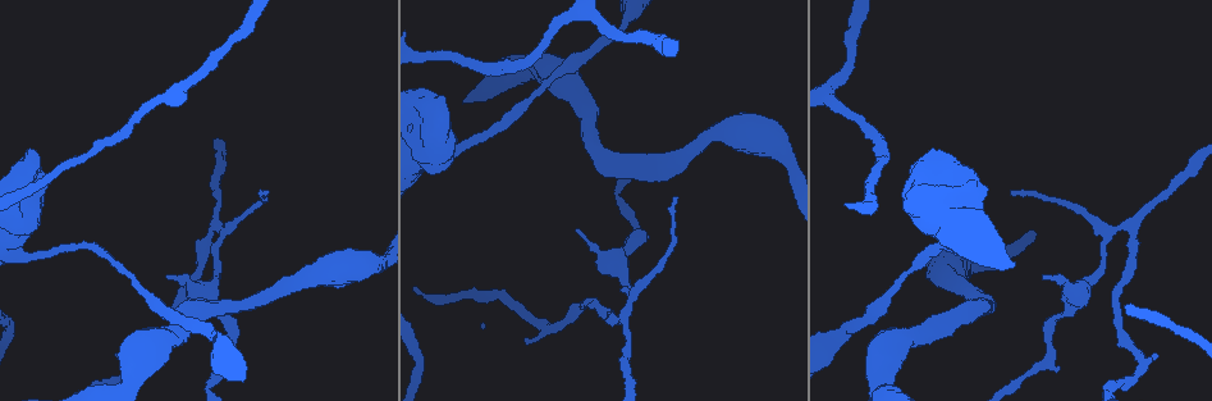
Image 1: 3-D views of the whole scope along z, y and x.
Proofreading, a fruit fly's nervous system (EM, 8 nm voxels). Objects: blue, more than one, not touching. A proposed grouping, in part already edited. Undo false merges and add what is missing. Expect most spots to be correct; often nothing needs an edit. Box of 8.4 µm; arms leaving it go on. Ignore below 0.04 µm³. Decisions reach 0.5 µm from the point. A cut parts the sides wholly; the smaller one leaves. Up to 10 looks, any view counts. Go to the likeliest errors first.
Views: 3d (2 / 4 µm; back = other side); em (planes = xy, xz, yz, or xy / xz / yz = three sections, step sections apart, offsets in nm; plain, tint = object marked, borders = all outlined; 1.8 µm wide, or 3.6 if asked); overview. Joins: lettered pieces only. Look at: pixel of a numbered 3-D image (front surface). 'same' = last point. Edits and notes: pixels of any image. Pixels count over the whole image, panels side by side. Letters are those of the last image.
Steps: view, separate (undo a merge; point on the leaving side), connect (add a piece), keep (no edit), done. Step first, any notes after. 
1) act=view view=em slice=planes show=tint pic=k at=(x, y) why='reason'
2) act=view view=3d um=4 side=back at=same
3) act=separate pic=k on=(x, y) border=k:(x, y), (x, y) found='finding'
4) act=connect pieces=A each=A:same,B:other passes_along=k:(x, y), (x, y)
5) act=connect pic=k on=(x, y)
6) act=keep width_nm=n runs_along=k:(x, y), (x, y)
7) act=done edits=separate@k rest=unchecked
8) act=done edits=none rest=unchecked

act=view view=3d um=2 pic=1 at=(1050, 361)

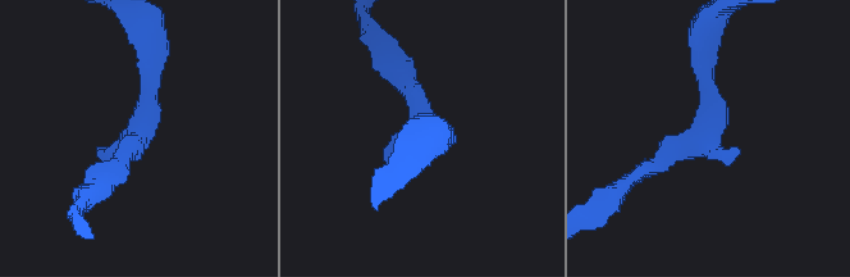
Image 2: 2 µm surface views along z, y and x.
act=view view=em slice=planes show=plain pic=2 at=(140, 126) why='shape alone is not enough'

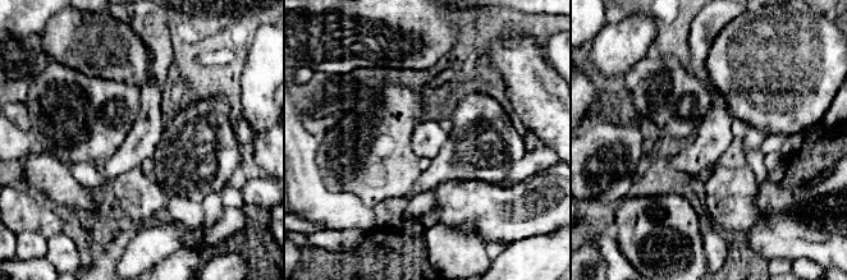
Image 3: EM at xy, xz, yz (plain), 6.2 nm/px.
act=view view=em slice=planes show=borders at=same why='see the neighbours'

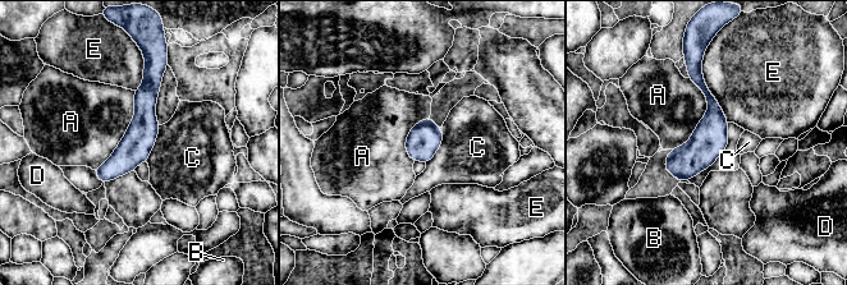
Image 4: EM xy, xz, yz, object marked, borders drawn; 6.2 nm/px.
act=keep each=A:other,B:other,C:other,D:other,E:other found='continuous, no second cell'

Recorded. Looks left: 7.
act=view view=3d um=2 pic=1 at=(115, 352) why='free end'

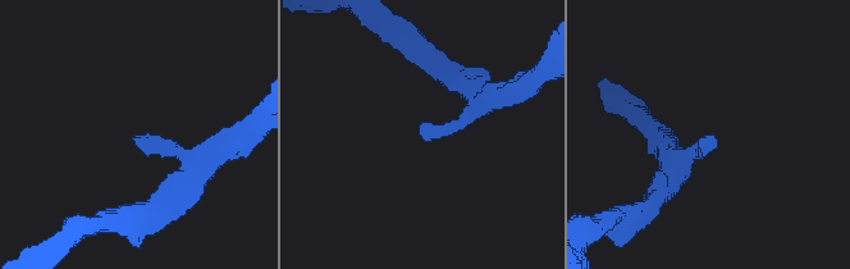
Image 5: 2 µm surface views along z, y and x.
act=view view=em slice=planes show=plain pic=5 at=(426, 137) why='now the EM'

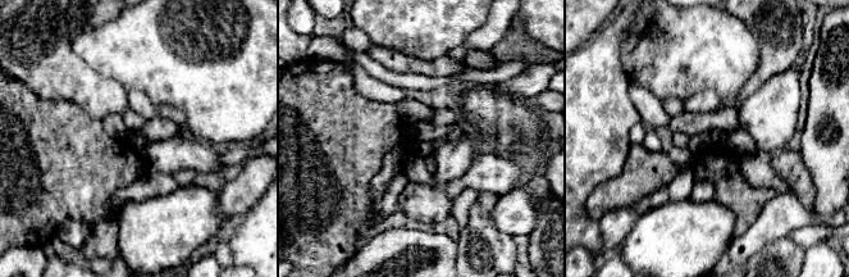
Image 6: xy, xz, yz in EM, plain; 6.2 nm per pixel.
act=view view=em slice=planes show=borders at=same

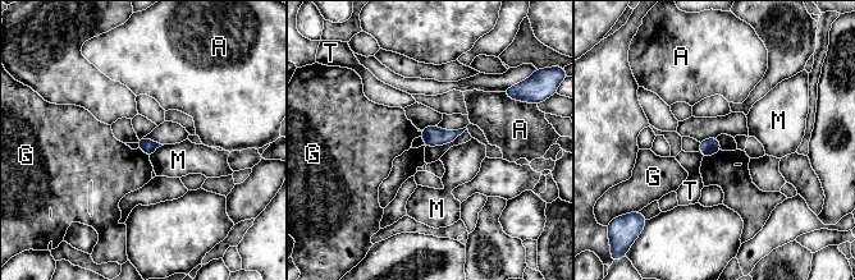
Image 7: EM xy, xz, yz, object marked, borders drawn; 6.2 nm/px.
act=keep longest_contact=G:130nm each=A:other,G:other,M:other,T:other found='no lettered piece goes on from it'

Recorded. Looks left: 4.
act=view view=3d um=4 pic=1 at=(1088, 282) why='calibre changes'

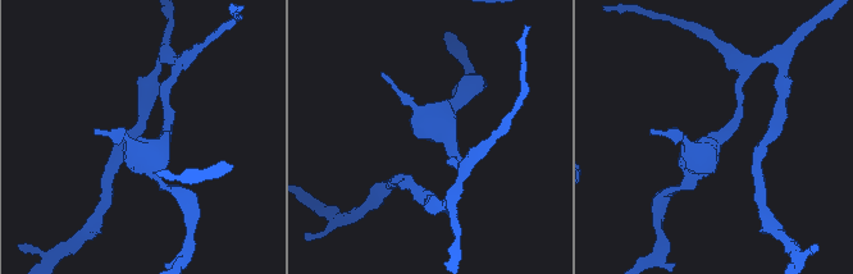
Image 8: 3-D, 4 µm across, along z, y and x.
act=view view=em slice=planes show=borders pic=8 at=(161, 143) why='now the EM'

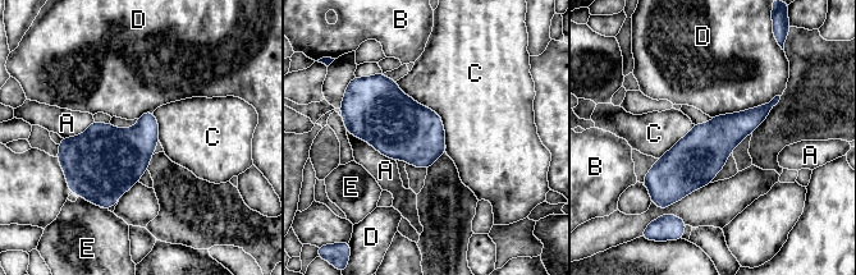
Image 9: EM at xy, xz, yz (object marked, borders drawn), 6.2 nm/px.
act=keep width_nm=320 each=A:other,B:other,C:other,D:other,E:other border=9:(779, 95), (765, 104), (712, 118) found='one cell here'

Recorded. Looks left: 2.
act=view view=em um=3.6 slice=planes show=borders pic=1 at=(675, 200) why='branch stops here'

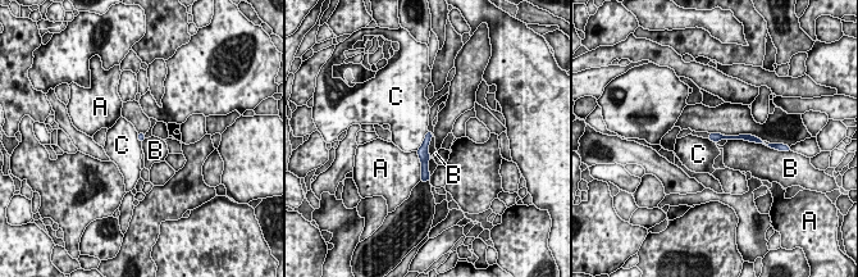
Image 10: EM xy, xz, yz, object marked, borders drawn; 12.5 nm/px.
act=keep each=A:other,B:other,C:other runs_along=10:(711, 137), (752, 139) found='none of them fits'

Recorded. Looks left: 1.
act=done edits=none rest=unchecked

